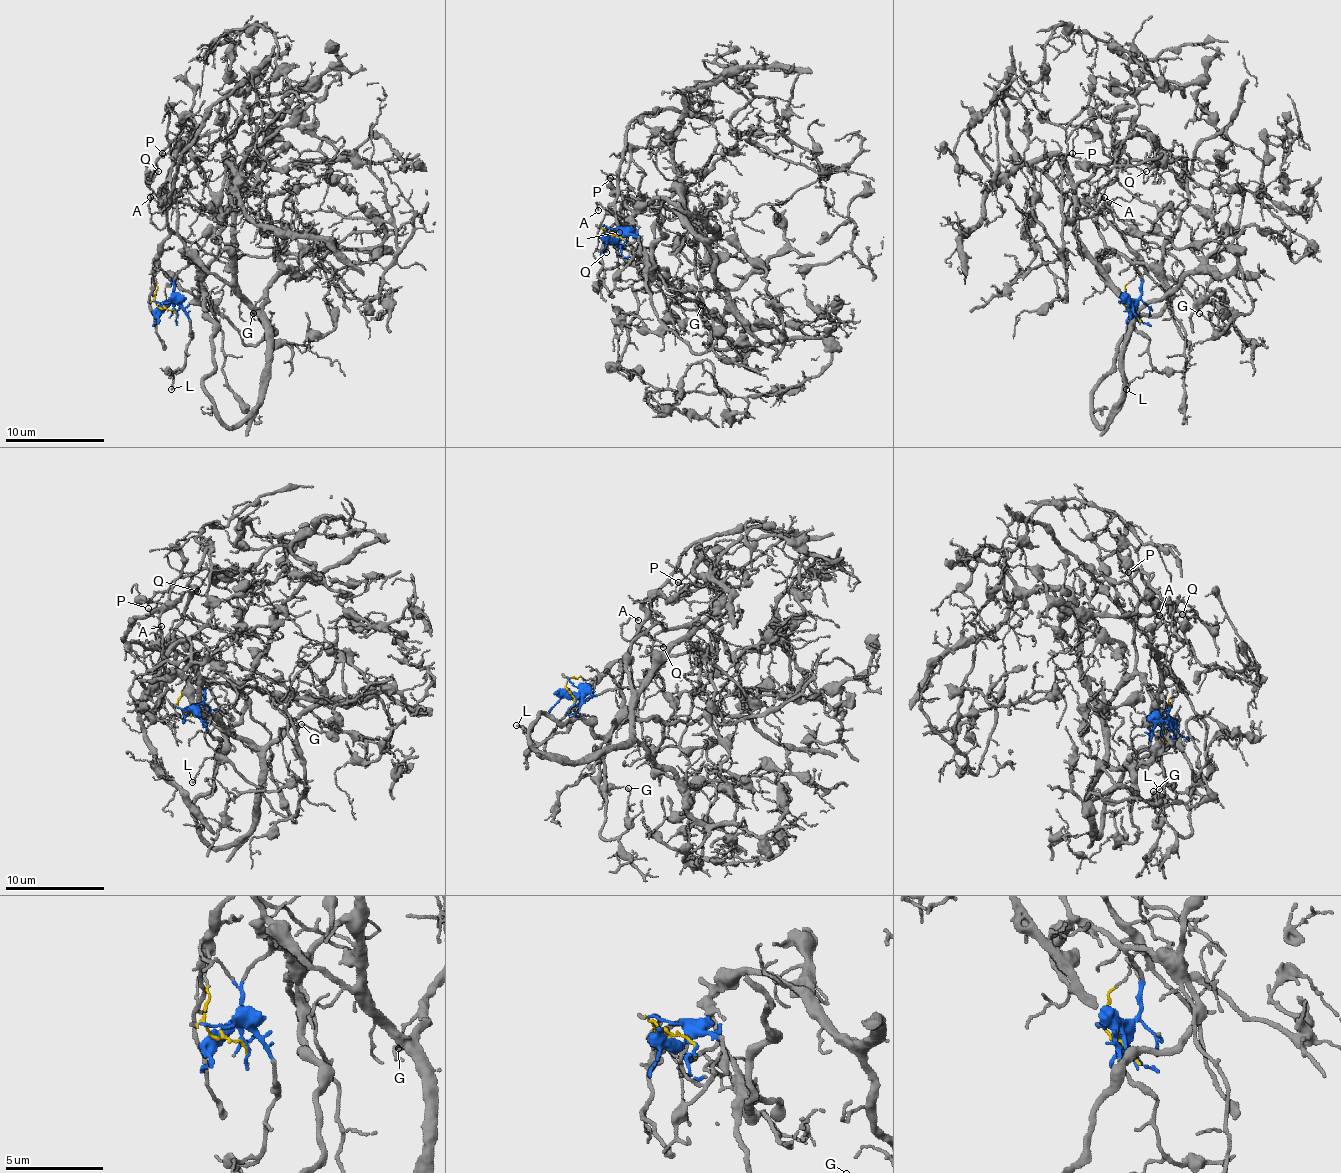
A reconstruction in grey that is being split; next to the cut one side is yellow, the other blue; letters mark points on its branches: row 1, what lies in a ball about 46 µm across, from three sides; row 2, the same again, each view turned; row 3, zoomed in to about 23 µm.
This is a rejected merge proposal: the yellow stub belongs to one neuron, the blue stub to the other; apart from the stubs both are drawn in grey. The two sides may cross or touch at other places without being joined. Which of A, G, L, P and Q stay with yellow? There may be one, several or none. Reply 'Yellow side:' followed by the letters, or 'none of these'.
Yellow side: A

